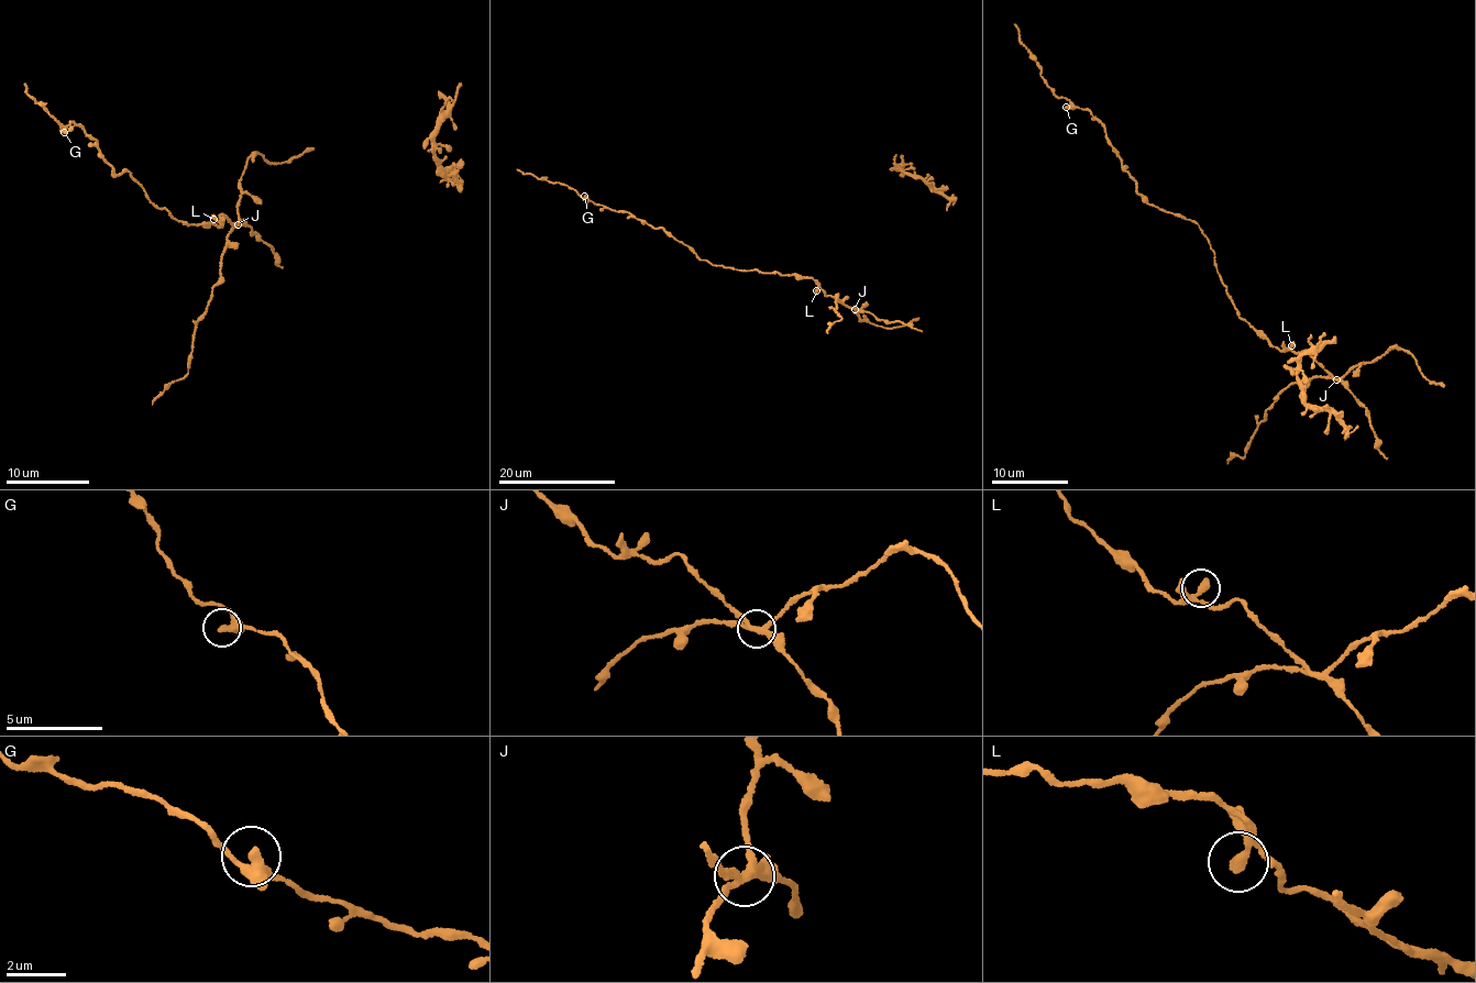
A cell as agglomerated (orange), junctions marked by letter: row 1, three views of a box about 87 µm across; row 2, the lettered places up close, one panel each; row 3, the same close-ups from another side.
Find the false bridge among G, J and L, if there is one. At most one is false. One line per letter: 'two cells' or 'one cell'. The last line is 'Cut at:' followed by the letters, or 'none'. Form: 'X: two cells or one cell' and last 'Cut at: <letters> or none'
G: one cell
J: two cells
L: one cell
Cut at: J

